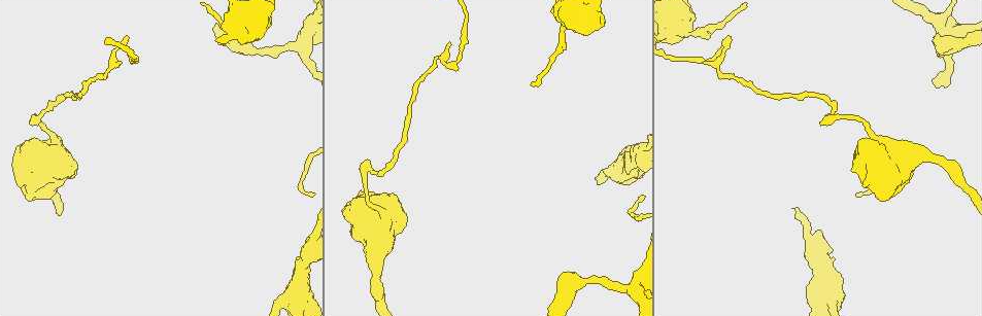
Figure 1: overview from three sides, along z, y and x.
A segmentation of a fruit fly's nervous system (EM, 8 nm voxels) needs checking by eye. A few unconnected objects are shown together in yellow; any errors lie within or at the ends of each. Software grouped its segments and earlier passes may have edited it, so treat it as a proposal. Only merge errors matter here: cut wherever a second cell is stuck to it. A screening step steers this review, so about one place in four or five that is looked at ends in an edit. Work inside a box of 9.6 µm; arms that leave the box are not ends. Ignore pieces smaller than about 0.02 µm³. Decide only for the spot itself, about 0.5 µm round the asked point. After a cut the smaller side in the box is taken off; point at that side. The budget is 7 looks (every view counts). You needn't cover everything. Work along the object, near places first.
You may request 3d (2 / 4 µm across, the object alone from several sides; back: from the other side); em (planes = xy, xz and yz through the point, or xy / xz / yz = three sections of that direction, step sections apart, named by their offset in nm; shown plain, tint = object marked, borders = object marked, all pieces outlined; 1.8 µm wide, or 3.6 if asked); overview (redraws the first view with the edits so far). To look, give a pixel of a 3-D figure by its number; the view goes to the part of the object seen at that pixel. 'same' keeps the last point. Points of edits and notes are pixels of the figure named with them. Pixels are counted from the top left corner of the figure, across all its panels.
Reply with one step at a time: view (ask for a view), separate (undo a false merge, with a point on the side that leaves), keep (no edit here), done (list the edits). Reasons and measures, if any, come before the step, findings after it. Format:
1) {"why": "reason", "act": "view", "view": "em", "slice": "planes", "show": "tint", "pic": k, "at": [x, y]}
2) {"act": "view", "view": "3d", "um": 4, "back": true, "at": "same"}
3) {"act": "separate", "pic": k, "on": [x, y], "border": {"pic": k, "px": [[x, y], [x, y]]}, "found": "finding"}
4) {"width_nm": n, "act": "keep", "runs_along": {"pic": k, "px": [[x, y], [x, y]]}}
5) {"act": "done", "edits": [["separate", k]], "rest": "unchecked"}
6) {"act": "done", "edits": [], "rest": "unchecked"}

{"why": "branch point", "act": "view", "view": "em", "slice": "xz", "step": 8, "show": "tint", "pic": 1, "at": [302, 43]}

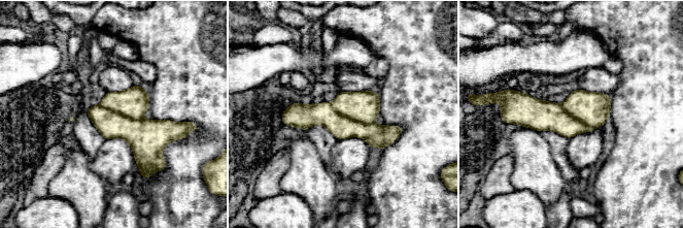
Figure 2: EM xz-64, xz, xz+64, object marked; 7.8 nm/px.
{"act": "separate", "pic": 2, "on": [341, 127], "border": {"pic": 2, "px": [[330, 103], [351, 119], [374, 123]]}, "found": "two cells meet here"}

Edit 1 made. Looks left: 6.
{"why": "sudden change in width", "act": "view", "view": "em", "slice": "planes", "show": "tint", "pic": 1, "at": [681, 32]}

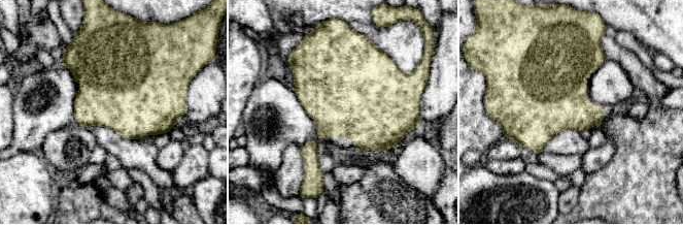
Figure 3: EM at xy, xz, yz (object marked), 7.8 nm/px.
{"width_nm": 480, "act": "keep", "found": "one cell here"}

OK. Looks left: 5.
{"why": "abrupt turn", "act": "view", "view": "em", "slice": "yz", "step": 8, "show": "tint", "pic": 1, "at": [367, 168]}

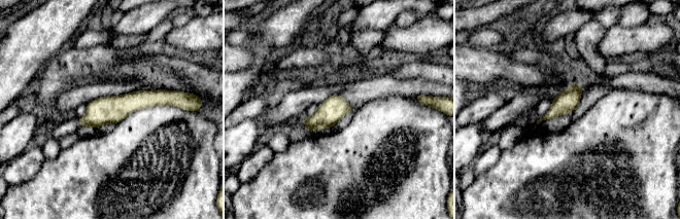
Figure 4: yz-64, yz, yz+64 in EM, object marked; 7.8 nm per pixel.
{"act": "view", "view": "em", "slice": "planes", "show": "borders", "at": "same"}

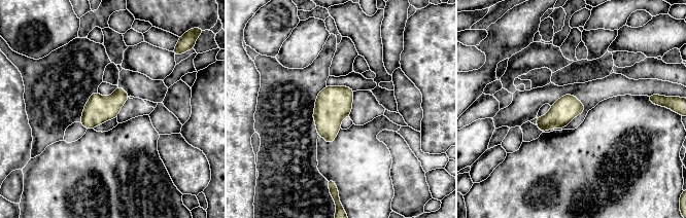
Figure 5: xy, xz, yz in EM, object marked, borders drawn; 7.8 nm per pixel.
{"width_nm": 190, "act": "keep", "found": "one cell here"}

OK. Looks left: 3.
{"act": "done", "edits": [["separate", 2]], "rest": "unchecked"}

